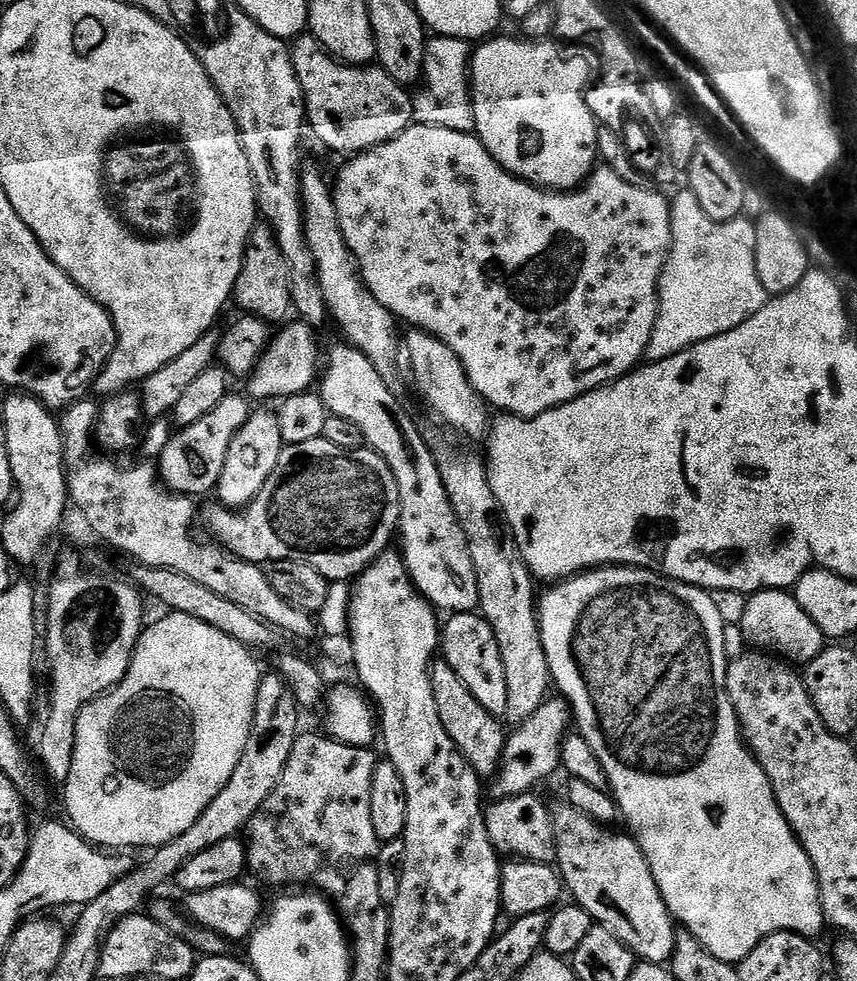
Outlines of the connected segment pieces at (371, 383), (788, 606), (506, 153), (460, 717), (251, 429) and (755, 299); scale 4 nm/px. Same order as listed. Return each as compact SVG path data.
M339 342L326 352L328 369L323 369L318 380L318 395L327 406L331 415L346 418L346 422L354 422L358 430L362 430L365 445L371 451L377 452L390 466L394 474L394 482L398 482L400 495L400 526L398 529L398 544L402 549L404 565L408 576L416 585L417 592L425 596L433 608L444 614L458 612L476 612L480 607L478 598L478 578L474 574L474 562L470 562L470 550L466 542L466 534L462 534L462 526L454 514L448 501L446 486L442 486L442 474L438 474L438 466L428 449L427 439L416 429L416 424L400 409L393 389L374 370L370 358L366 358L357 348L347 342Z
M788 590L753 592L747 597L744 617L738 620L744 639L753 649L763 650L793 666L806 666L826 647L826 637L798 606L795 595Z
M499 36L485 39L470 57L470 89L476 123L474 134L511 176L527 184L549 190L580 187L598 164L598 121L584 101L590 73L577 58L568 61L554 45L548 44L552 42L527 38L511 40L508 36Z
M442 658L437 659L432 666L432 689L434 690L434 706L438 706L438 718L442 718L442 726L446 726L446 734L454 742L454 746L470 762L470 766L481 778L495 777L504 761L504 747L509 733L504 732L501 721L486 706L478 703L478 698L462 686L458 674L450 670L450 666Z
M270 411L256 412L249 415L248 421L234 434L234 440L230 442L230 450L226 454L226 466L222 466L222 478L218 485L219 503L228 508L237 510L245 507L266 486L266 478L274 474L274 466L278 466L278 458L282 441L278 422Z
M705 215L699 219L700 224L672 225L672 249L660 275L660 305L646 353L649 361L665 360L691 344L742 326L770 299L755 266L755 223L747 218L725 224Z

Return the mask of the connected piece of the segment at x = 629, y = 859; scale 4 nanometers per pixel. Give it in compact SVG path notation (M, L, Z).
M567 802L556 805L553 803L550 811L556 827L558 868L567 889L576 895L575 903L585 908L609 933L634 946L637 957L650 964L667 965L668 959L676 952L678 924L652 872L647 854L640 848L640 843L623 831L612 832L616 830L590 819Z

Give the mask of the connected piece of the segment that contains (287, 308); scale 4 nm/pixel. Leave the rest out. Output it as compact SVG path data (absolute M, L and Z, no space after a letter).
M263 222L257 223L248 239L242 270L238 274L236 283L234 304L241 308L239 310L241 313L267 320L272 326L287 321L293 311L292 272L288 269L282 250L276 245L276 236L272 229Z

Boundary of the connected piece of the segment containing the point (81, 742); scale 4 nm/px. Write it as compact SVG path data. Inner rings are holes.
M169 611L168 616L147 625L140 634L128 673L122 682L110 692L104 693L94 702L90 702L80 711L78 726L76 727L76 745L74 746L74 766L70 766L64 788L64 808L68 811L67 819L71 827L88 841L89 844L99 846L104 850L132 850L128 848L148 848L155 850L174 838L186 834L194 822L218 798L218 794L230 782L232 771L242 758L246 750L246 742L250 738L250 730L254 722L254 706L256 695L260 689L262 669L256 665L251 651L239 644L234 638L226 638L222 630L214 630L214 626L206 626L206 622L198 622L198 618L190 618L190 614L178 614Z

